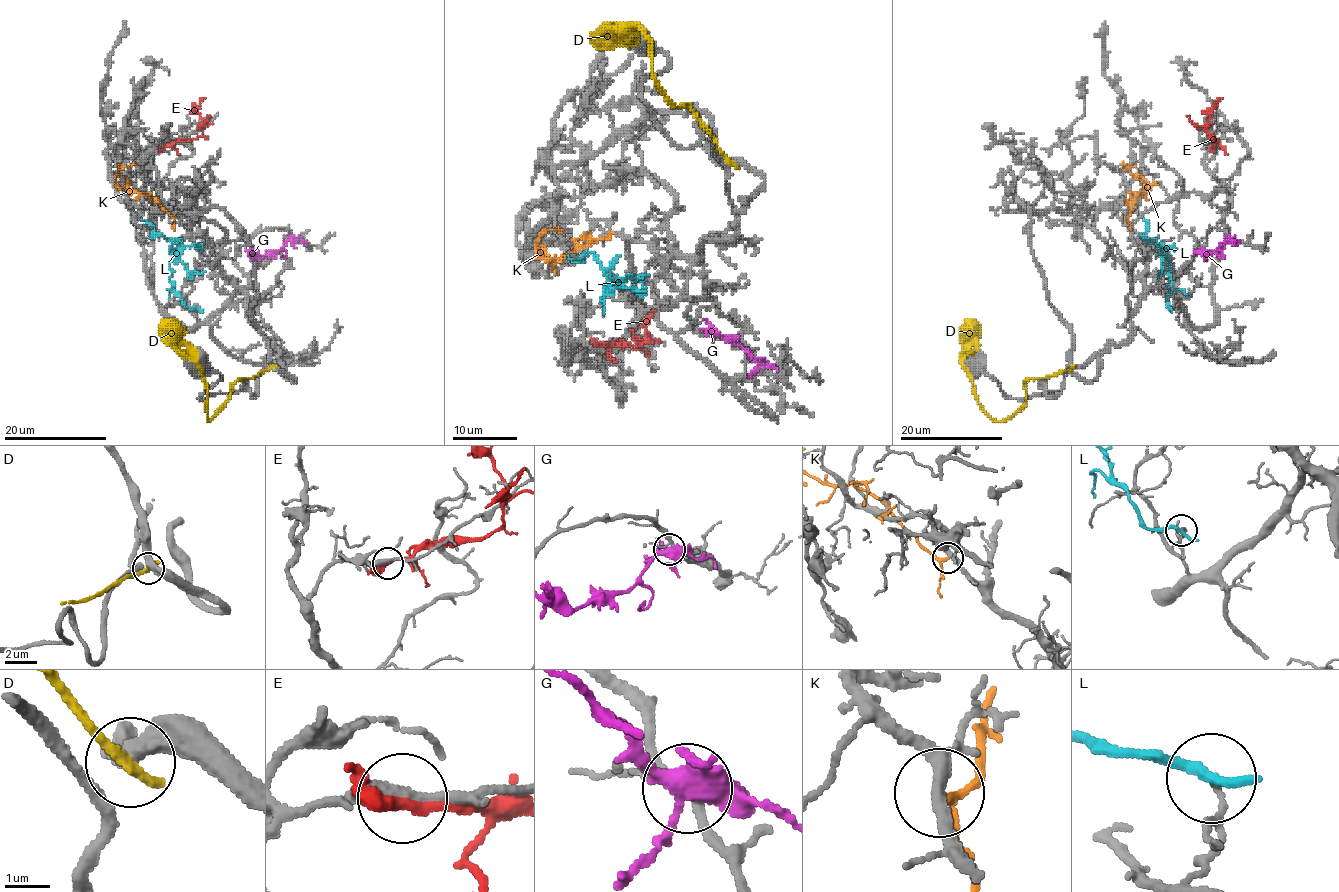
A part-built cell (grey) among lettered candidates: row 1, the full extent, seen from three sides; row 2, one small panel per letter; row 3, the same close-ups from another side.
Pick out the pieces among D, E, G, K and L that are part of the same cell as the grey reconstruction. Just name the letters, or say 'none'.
none

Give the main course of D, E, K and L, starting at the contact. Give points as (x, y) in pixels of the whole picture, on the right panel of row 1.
D: (1071, 367), (1028, 379), (1026, 401), (1007, 418), (995, 421), (982, 408), (961, 363), (973, 320)
E: (1212, 147), (1214, 139), (1205, 122), (1216, 100), (1221, 97)
K: (1126, 217), (1137, 195), (1149, 189), (1122, 167), (1124, 164)
L: (1172, 307), (1167, 294), (1170, 291), (1168, 256), (1152, 238), (1140, 235), (1147, 229), (1144, 218)

